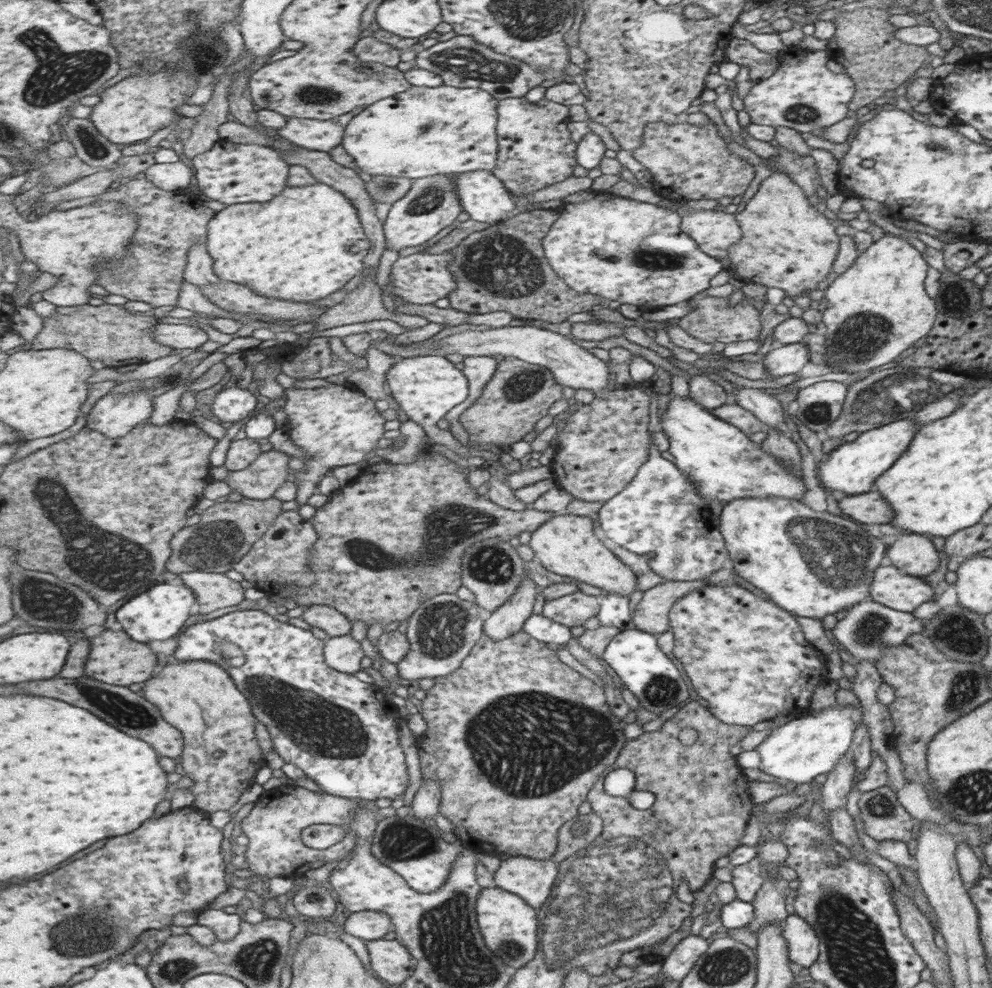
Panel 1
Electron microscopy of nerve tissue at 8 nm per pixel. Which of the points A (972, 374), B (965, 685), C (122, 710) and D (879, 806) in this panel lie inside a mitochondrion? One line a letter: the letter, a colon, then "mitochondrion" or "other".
A: other
B: mitochondrion
C: mitochondrion
D: mitochondrion

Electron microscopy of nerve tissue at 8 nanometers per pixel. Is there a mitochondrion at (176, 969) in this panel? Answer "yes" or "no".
yes

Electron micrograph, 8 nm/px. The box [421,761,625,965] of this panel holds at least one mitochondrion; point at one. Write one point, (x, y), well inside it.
(508, 950)

